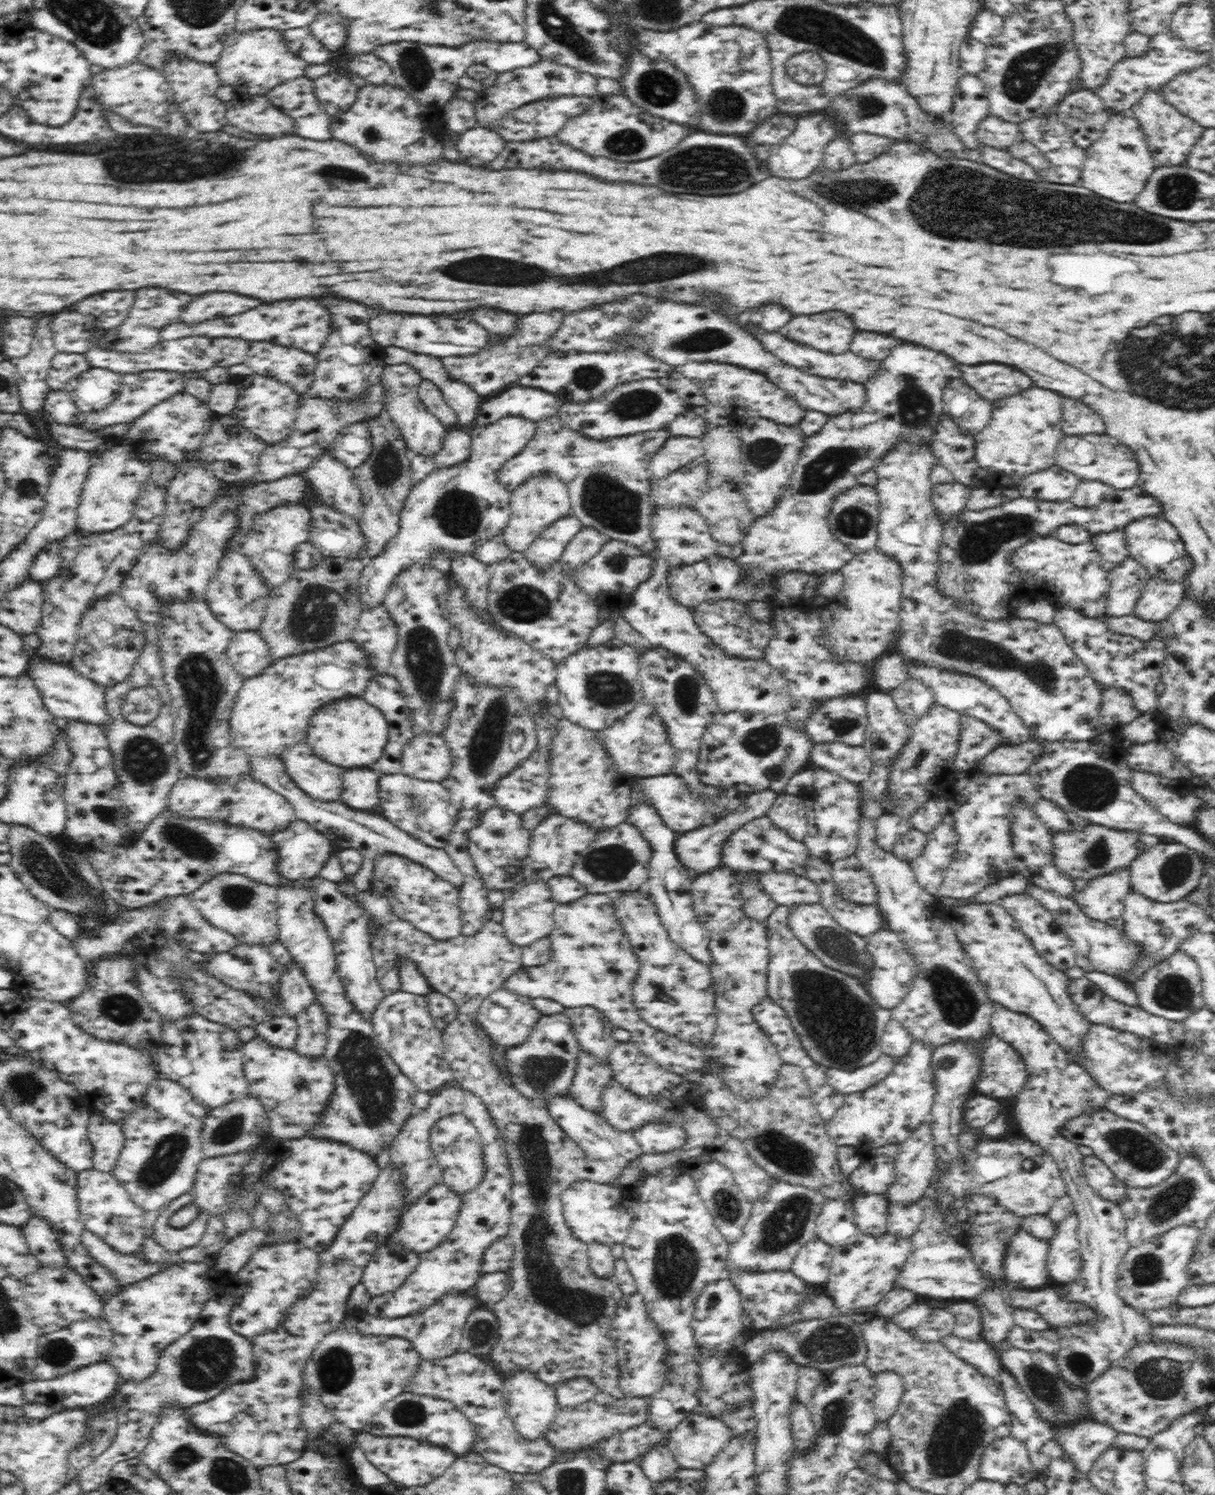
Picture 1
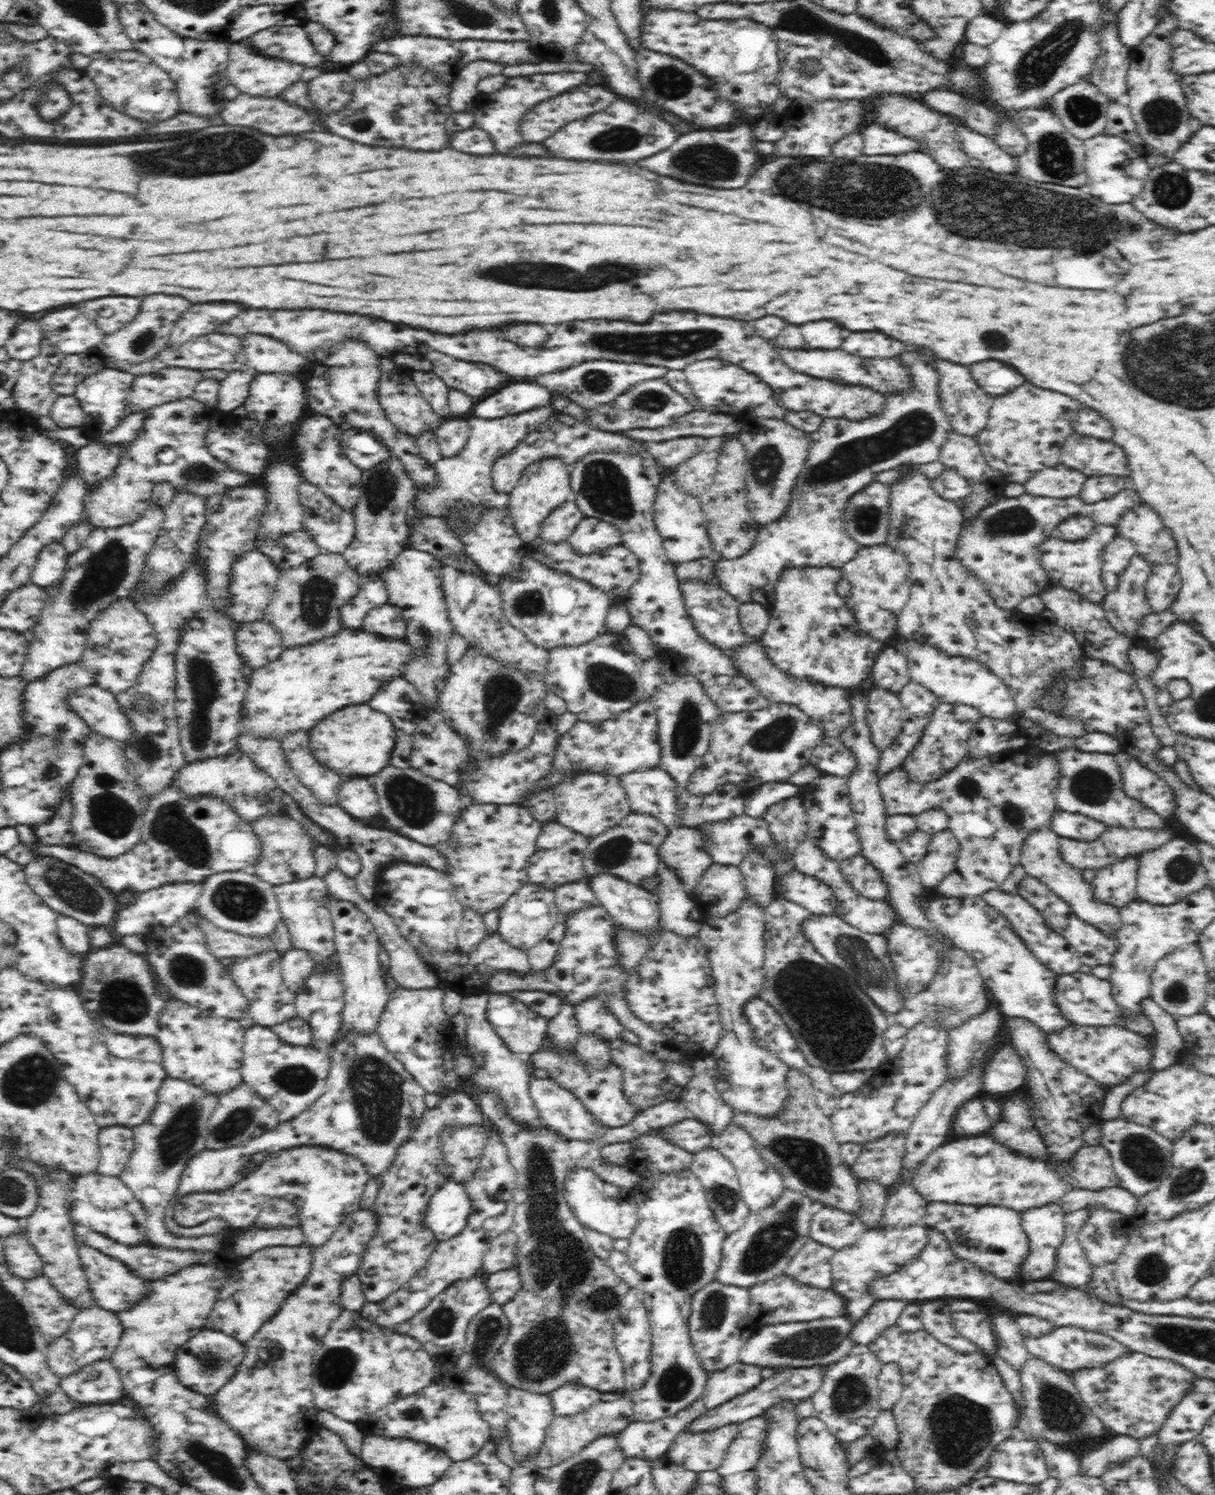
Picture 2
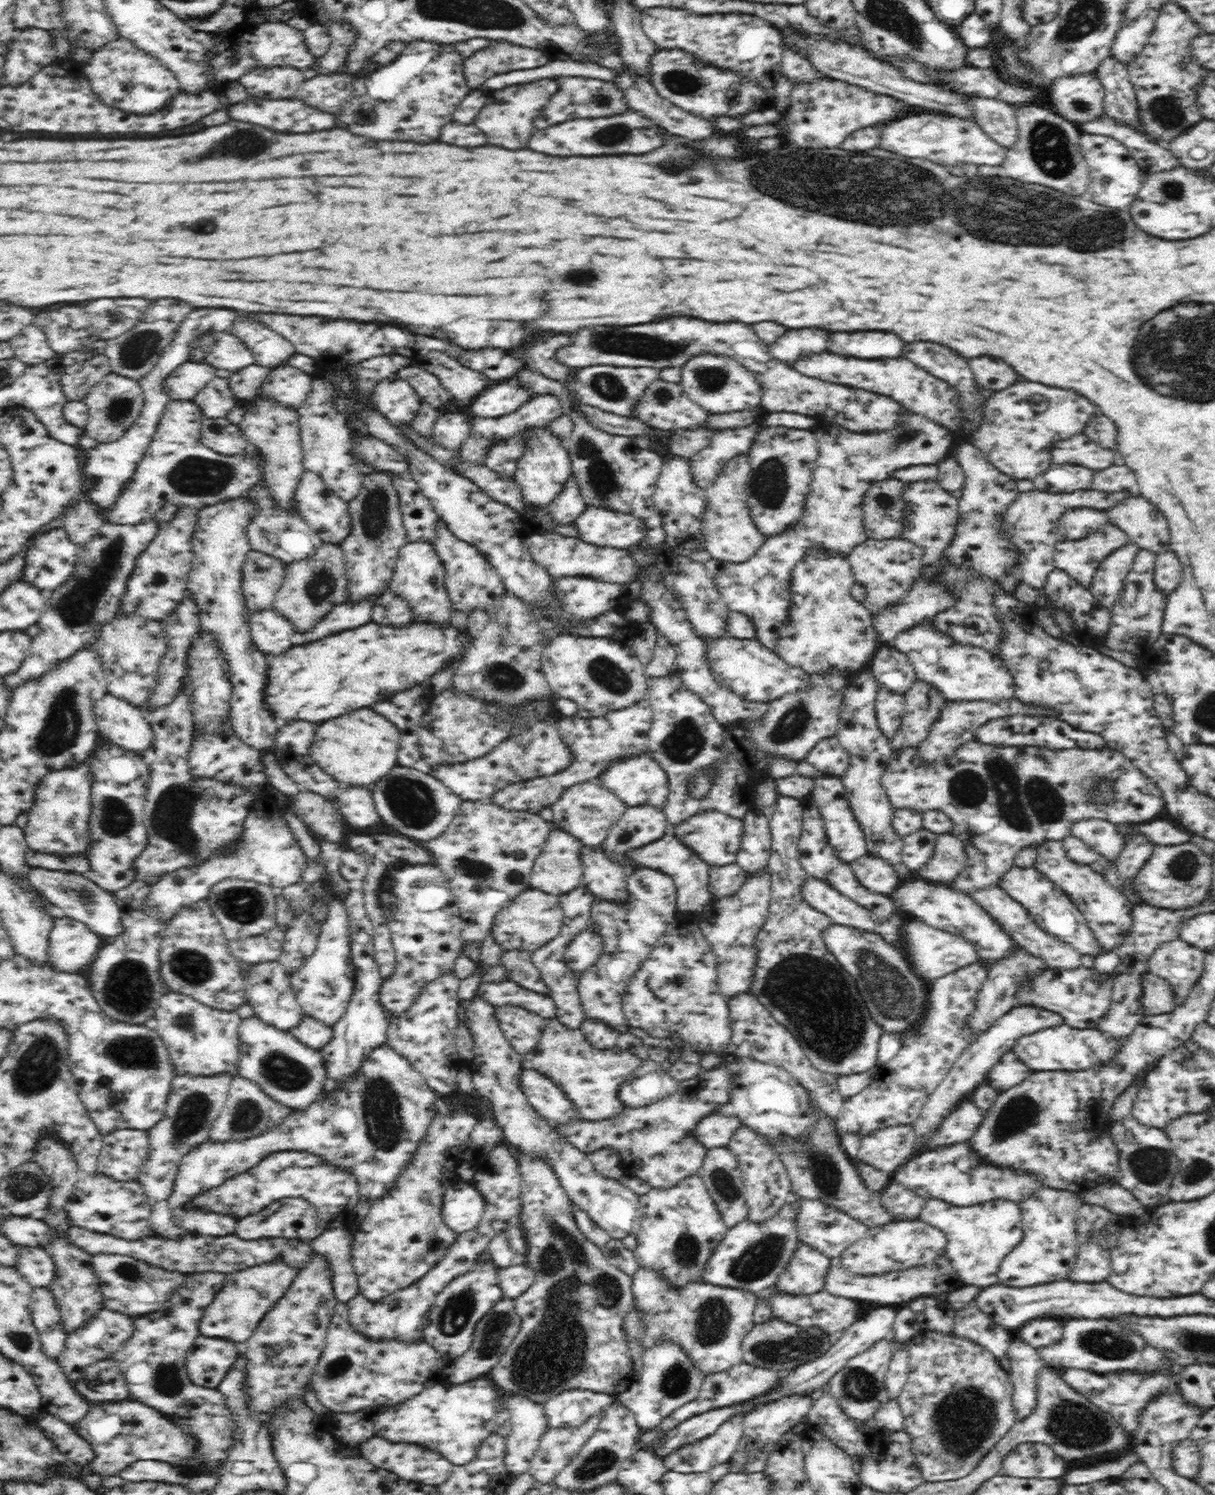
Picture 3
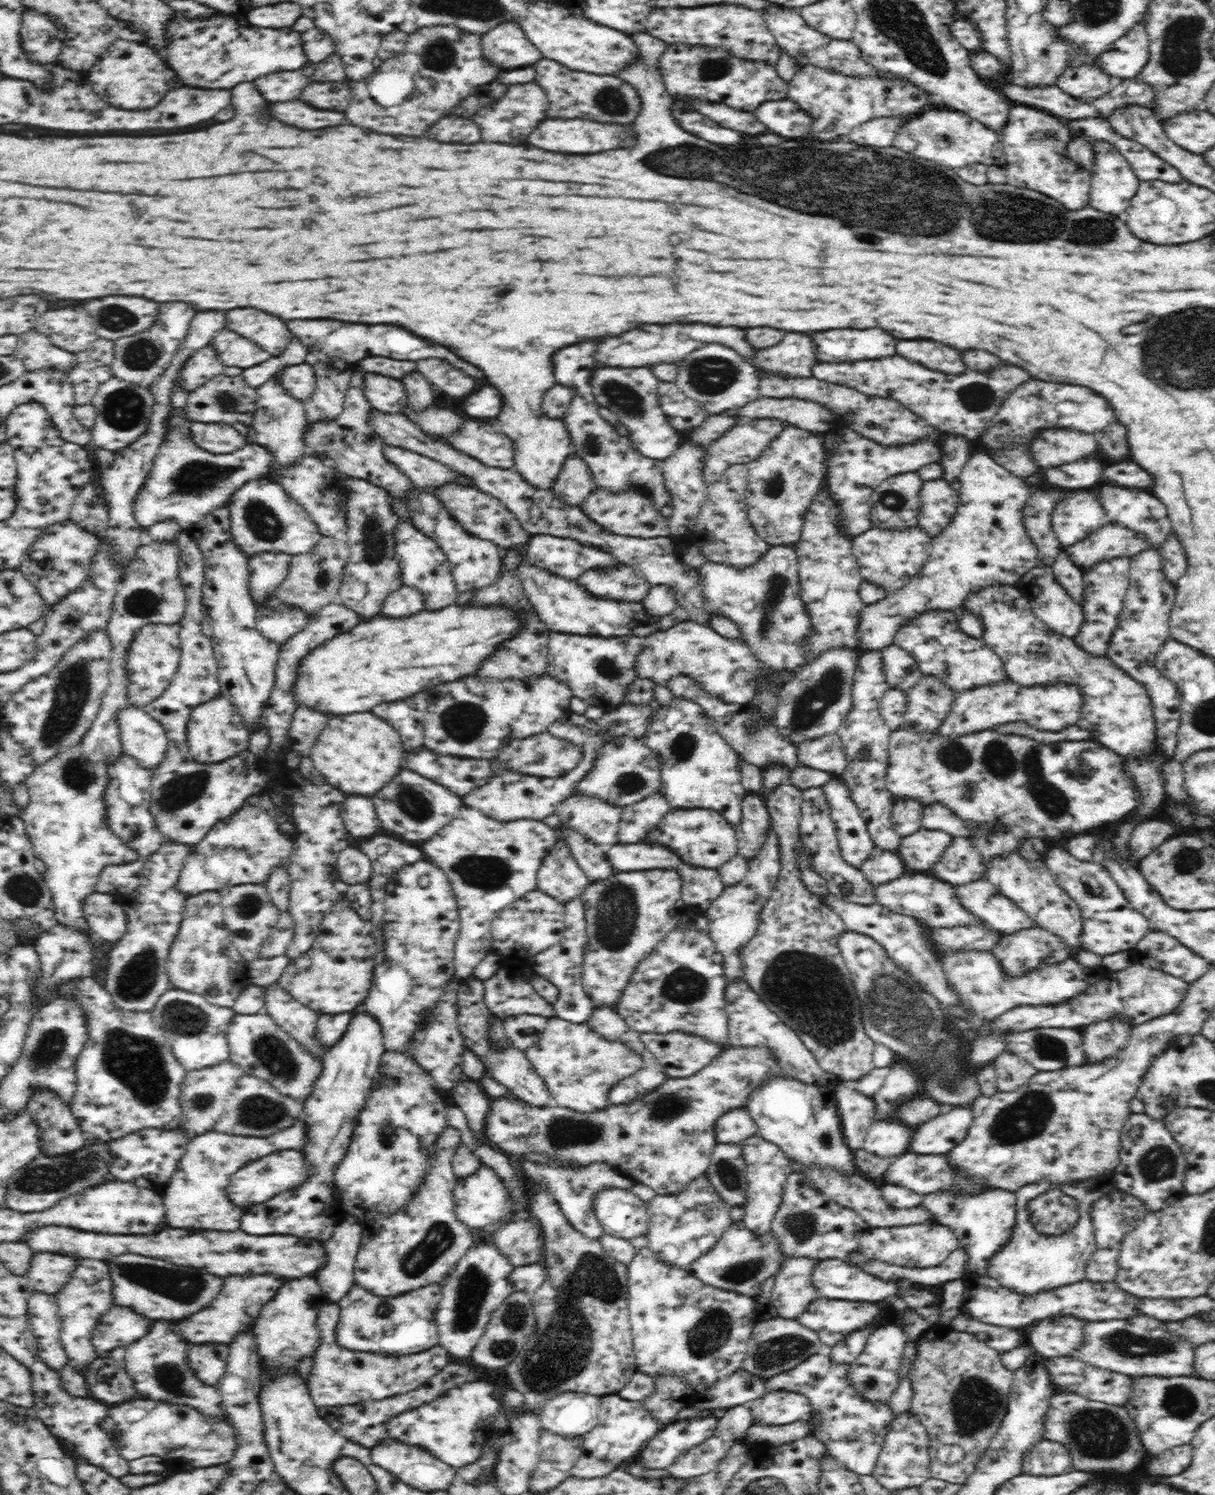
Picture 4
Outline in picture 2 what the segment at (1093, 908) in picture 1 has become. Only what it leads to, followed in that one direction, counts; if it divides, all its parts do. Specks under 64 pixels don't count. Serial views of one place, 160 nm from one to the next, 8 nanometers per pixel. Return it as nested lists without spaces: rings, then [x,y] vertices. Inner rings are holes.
[[[1138,854],[1098,869],[1092,881],[1093,897],[1098,902],[1122,908],[1136,900]]]

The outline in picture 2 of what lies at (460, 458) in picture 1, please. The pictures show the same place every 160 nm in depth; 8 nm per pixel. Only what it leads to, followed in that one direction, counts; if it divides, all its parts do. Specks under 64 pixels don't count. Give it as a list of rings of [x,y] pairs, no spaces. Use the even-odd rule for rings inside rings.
[[[446,418],[434,431],[440,449],[440,454],[444,458],[456,456],[469,439],[469,426],[466,419]]]

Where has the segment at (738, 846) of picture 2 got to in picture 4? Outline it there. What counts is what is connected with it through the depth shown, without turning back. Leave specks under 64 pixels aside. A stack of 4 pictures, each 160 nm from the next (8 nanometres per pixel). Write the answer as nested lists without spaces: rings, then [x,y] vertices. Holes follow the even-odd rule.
[[[676,809],[670,810],[668,814],[664,814],[660,826],[656,826],[656,830],[652,830],[652,834],[648,834],[648,842],[660,842],[664,846],[668,846],[674,853],[680,854],[682,861],[692,865],[704,867],[707,869],[720,868],[729,860],[732,860],[738,854],[736,827],[724,818],[722,813],[712,809]]]

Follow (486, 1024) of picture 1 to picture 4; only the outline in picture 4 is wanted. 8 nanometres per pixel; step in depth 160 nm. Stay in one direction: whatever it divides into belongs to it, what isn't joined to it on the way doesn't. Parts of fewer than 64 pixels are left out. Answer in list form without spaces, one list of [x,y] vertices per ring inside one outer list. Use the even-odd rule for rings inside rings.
[[[519,1014],[502,1020],[509,1044],[518,1050],[525,1051],[540,1040],[548,1019],[540,1015]]]

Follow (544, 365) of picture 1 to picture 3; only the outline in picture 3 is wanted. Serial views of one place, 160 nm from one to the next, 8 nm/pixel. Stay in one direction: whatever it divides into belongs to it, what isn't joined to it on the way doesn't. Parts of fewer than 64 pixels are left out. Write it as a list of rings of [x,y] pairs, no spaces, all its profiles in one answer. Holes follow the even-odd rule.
[[[587,366],[577,369],[569,382],[579,400],[584,405],[612,412],[620,416],[634,417],[636,402],[640,402],[642,392],[648,385],[660,378],[659,369],[648,367]]]

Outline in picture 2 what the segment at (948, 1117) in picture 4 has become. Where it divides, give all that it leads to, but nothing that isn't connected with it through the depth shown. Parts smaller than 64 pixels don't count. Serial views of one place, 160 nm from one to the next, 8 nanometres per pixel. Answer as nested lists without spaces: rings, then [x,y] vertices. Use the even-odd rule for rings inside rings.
[[[980,1096],[965,1102],[957,1114],[951,1127],[951,1134],[956,1134],[956,1136],[958,1134],[974,1136],[974,1134],[988,1130],[991,1126],[991,1120],[988,1120],[988,1116],[984,1112],[984,1103]]]

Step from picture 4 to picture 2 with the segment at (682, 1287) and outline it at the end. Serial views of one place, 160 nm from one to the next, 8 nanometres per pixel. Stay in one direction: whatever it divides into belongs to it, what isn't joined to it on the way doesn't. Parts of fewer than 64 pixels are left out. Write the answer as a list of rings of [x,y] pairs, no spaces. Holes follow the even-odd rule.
[[[720,1281],[709,1282],[698,1292],[691,1295],[691,1314],[688,1318],[690,1340],[702,1367],[708,1373],[721,1371],[739,1361],[739,1350],[753,1333],[750,1314],[752,1300],[749,1289],[739,1286],[726,1286]]]

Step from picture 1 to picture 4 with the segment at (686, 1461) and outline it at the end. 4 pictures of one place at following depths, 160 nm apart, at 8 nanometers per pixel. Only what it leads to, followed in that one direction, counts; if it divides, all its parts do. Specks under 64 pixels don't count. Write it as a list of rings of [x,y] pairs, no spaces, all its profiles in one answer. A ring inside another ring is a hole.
[[[748,1405],[729,1408],[719,1417],[717,1427],[712,1432],[711,1437],[707,1438],[699,1446],[694,1446],[682,1453],[678,1458],[675,1458],[674,1464],[668,1466],[667,1471],[671,1476],[686,1479],[712,1472],[726,1458],[726,1455],[736,1444],[745,1442],[746,1432],[748,1432],[748,1428],[752,1424],[752,1413]]]

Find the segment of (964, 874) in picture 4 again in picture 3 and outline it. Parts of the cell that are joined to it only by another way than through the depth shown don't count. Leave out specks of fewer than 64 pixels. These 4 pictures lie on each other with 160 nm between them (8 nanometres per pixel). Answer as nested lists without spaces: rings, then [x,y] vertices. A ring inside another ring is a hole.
[[[954,834],[938,835],[936,850],[930,860],[918,870],[924,880],[932,882],[950,882],[966,866],[966,854],[962,842]]]

